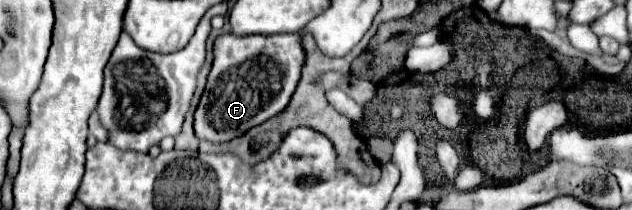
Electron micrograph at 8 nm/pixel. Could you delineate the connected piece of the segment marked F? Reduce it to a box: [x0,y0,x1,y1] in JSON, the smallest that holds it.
[194,35,306,141]

